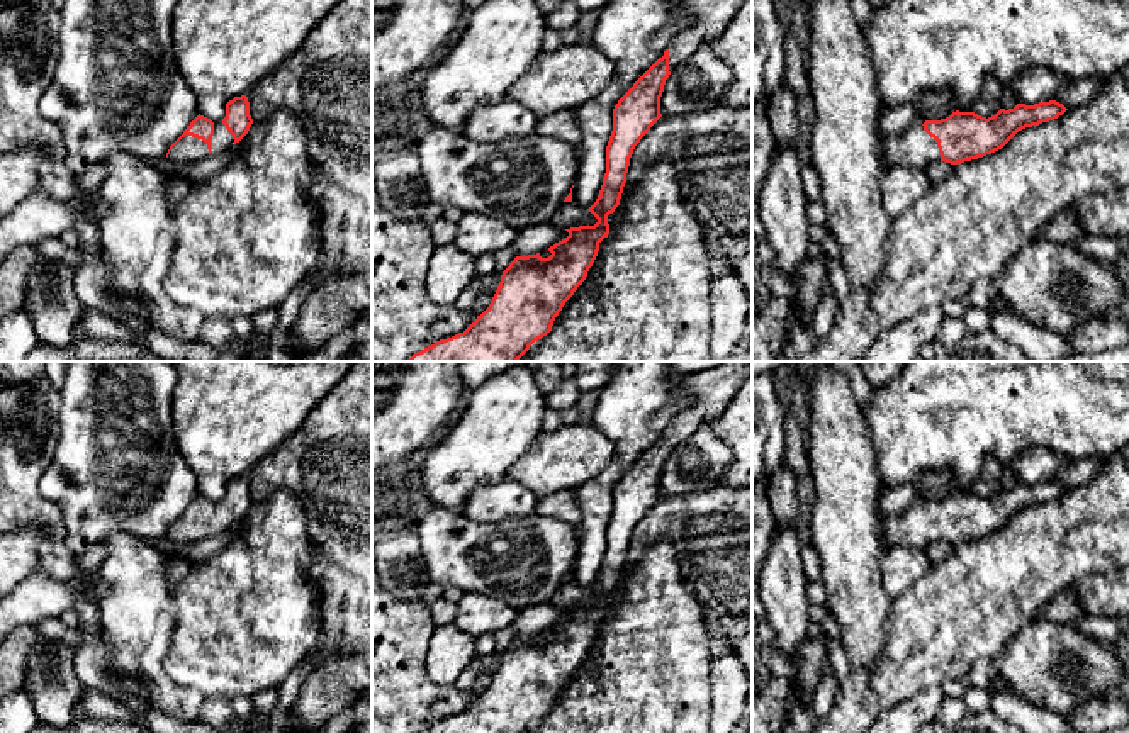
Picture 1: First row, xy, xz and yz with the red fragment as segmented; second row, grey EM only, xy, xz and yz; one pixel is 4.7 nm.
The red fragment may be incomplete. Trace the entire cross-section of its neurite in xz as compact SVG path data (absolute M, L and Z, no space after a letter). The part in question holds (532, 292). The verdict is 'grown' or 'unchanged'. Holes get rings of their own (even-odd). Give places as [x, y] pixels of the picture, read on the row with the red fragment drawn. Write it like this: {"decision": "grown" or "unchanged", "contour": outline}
{"decision": "grown", "contour": "M677 0L677 12L691 15L694 20L671 41L664 56L633 83L613 109L613 131L606 146L606 173L596 202L587 209L598 222L565 229L569 236L548 248L552 253L548 258L542 258L540 253L516 256L503 271L489 307L463 333L440 339L406 361L518 361L535 341L552 331L555 317L586 280L598 256L599 243L609 234L608 215L620 205L633 149L662 117L660 97L666 80L679 63L720 36L744 2Z"}

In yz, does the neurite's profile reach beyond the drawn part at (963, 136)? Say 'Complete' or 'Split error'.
Split error

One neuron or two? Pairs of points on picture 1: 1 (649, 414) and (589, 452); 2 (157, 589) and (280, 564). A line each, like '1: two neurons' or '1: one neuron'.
1: two neurons
2: two neurons

